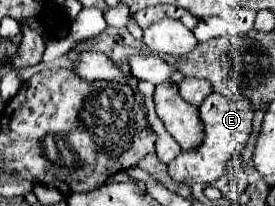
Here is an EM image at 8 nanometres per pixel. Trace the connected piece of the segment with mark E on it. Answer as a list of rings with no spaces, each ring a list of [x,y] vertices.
[[[212,92],[200,106],[200,114],[202,114],[202,122],[206,124],[206,140],[204,144],[200,144],[198,148],[194,148],[194,152],[182,152],[178,154],[170,164],[168,164],[168,172],[174,180],[184,182],[188,186],[196,184],[196,182],[216,182],[224,170],[226,164],[232,156],[246,148],[248,138],[252,134],[252,118],[254,118],[254,108],[252,102],[246,98],[238,98],[238,100],[230,100],[218,92]]]

